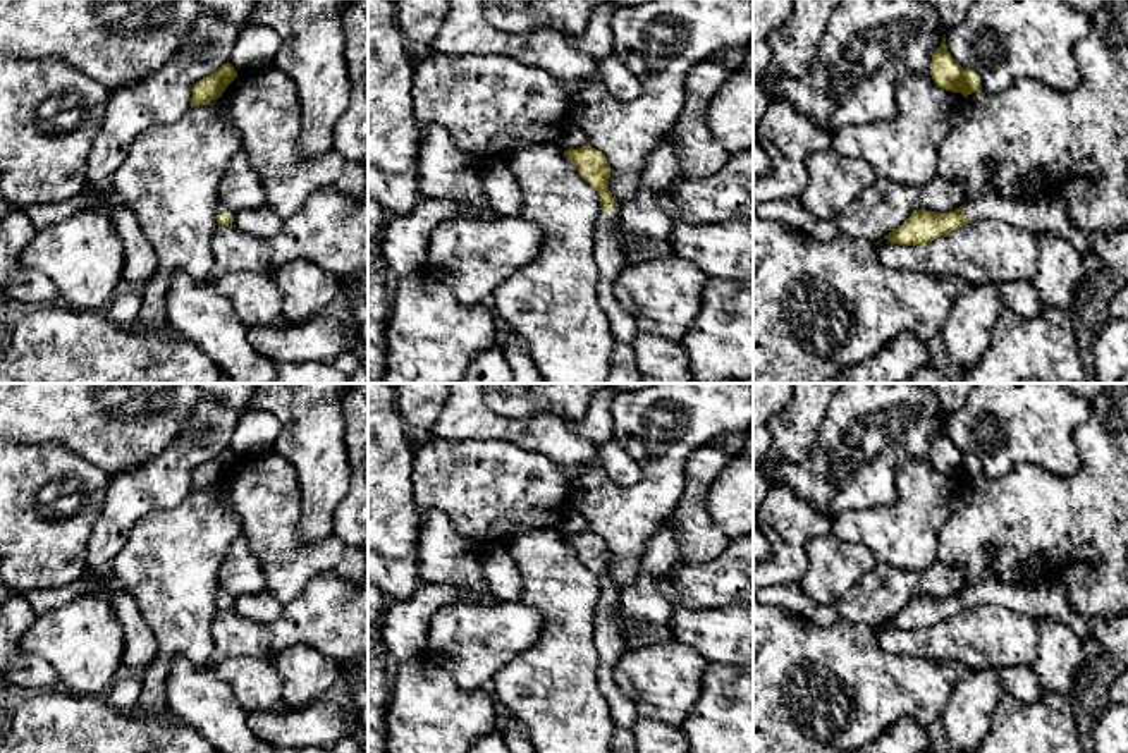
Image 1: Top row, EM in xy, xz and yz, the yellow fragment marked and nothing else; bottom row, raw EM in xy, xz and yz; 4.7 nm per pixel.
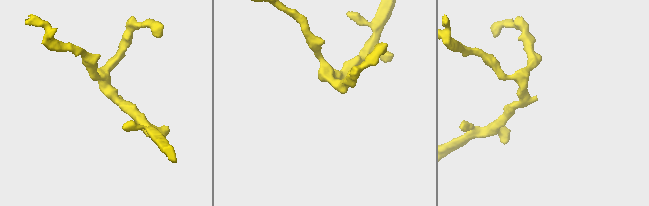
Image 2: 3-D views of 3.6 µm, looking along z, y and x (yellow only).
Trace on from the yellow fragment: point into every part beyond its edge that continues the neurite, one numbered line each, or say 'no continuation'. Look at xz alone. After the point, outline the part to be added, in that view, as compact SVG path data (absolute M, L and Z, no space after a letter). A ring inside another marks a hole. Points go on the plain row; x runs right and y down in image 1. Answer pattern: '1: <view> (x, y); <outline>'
1: xz (607, 640); M602 597L597 605L593 640L597 646L597 688L607 700L616 727L633 729L640 717L636 707L628 701L614 683L614 664L624 652L619 634L621 597Z

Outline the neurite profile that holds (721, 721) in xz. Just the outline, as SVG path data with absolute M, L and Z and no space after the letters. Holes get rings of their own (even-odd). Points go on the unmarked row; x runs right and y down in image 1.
M753 660L745 667L707 662L700 698L679 727L690 753L753 753Z

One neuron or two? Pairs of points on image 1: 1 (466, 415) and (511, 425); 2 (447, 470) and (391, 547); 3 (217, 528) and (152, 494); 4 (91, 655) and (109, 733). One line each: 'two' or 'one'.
1: one
2: two
3: two
4: two

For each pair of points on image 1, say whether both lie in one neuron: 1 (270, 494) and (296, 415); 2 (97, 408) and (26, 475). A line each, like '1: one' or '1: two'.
1: two
2: two

